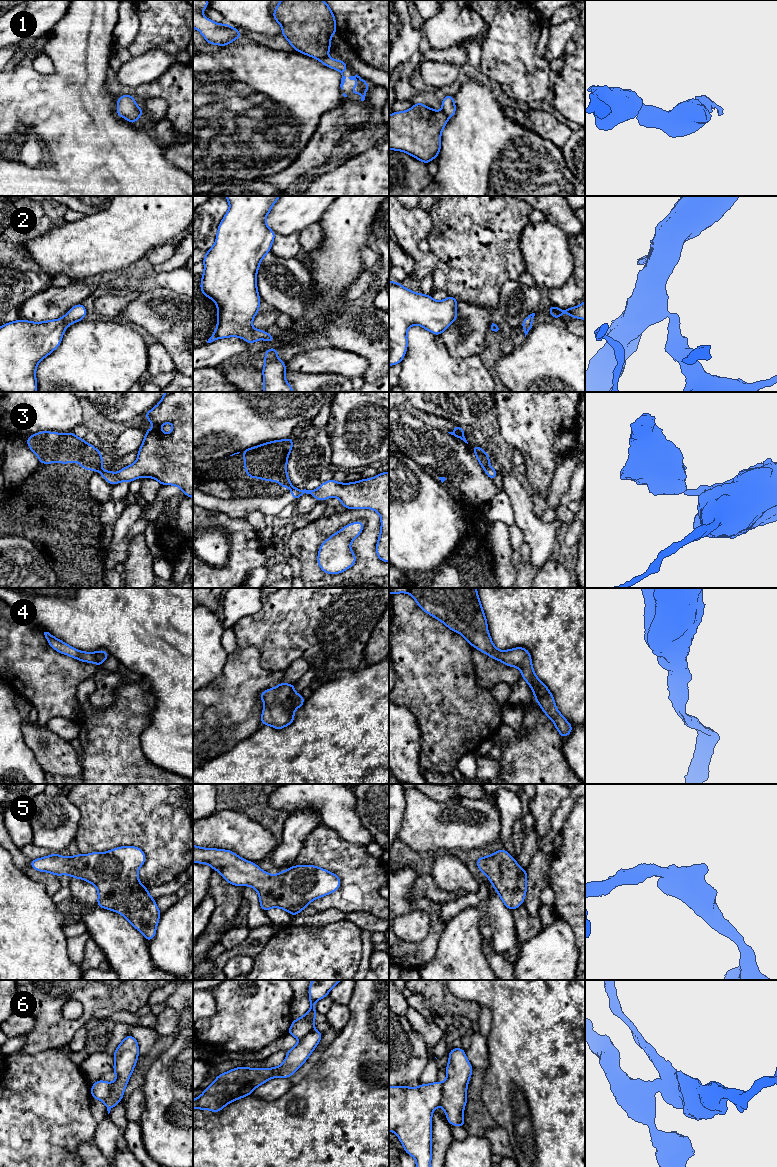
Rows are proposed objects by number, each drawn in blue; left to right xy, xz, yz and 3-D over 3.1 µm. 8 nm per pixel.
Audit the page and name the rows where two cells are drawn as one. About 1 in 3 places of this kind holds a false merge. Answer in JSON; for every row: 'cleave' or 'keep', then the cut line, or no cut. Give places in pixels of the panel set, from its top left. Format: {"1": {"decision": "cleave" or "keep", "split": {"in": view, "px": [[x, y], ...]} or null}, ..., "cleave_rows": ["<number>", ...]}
{"1": {"decision": "cleave", "split": {"in": "xz", "px": [[326, 56], [318, 59]]}}, "2": {"decision": "keep", "split": null}, "3": {"decision": "cleave", "split": {"in": "yz", "px": [[489, 466], [485, 470]]}}, "4": {"decision": "keep", "split": null}, "5": {"decision": "keep", "split": null}, "6": {"decision": "cleave", "split": {"in": "yz", "px": [[443, 1083], [443, 1097], [440, 1103]]}}, "cleave_rows": ["1", "3", "6"]}

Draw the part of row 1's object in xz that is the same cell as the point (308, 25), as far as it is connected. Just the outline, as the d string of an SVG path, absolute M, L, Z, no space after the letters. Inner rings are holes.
M281 0L273 18L282 26L281 35L297 51L315 59L327 57L331 50L331 36L337 33L335 16L323 0Z

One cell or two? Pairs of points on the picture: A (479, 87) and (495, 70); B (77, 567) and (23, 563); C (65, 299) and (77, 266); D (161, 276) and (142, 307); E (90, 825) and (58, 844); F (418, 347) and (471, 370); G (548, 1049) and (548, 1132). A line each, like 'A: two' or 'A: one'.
A: two
B: two
C: two
D: two
E: two
F: one
G: one

